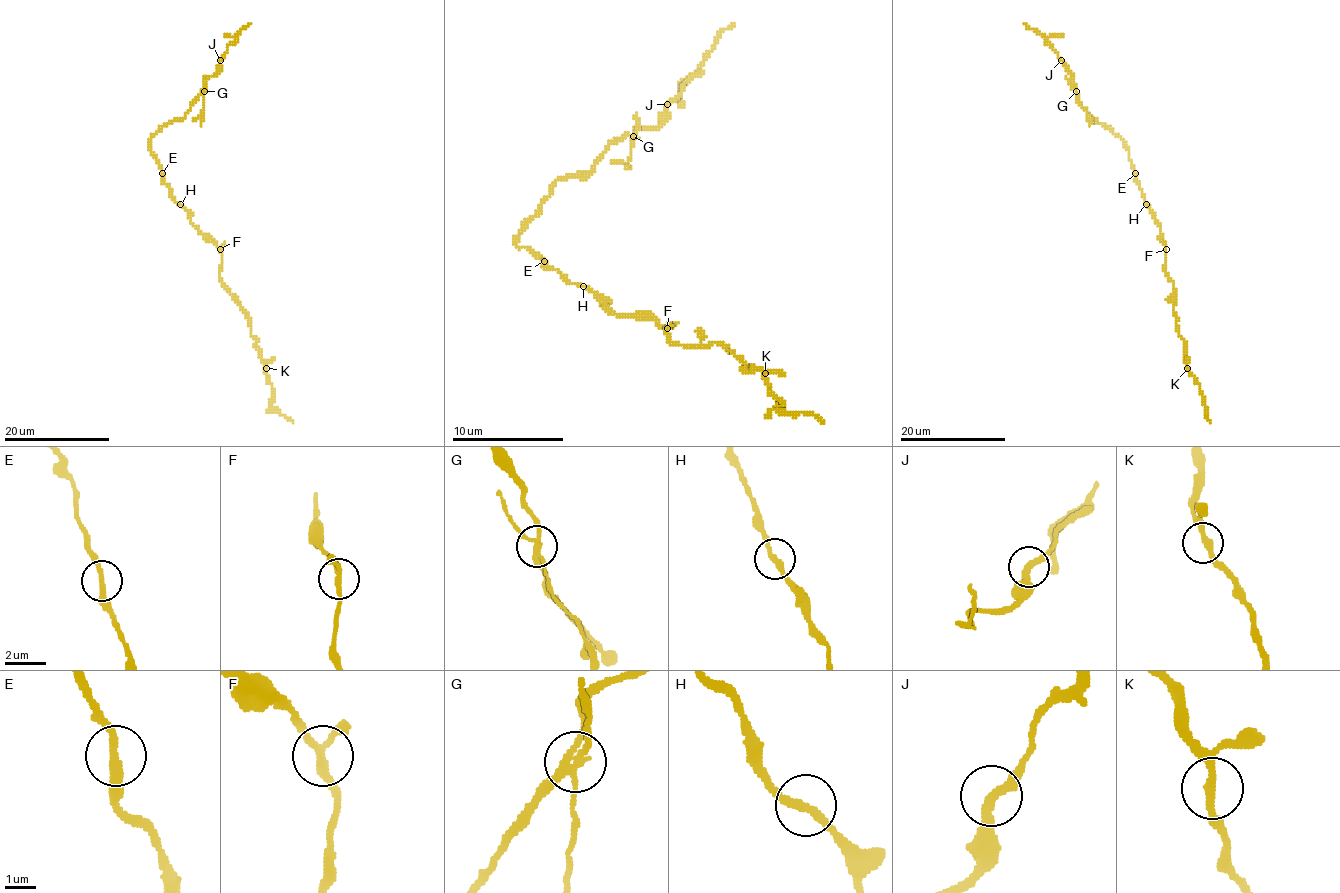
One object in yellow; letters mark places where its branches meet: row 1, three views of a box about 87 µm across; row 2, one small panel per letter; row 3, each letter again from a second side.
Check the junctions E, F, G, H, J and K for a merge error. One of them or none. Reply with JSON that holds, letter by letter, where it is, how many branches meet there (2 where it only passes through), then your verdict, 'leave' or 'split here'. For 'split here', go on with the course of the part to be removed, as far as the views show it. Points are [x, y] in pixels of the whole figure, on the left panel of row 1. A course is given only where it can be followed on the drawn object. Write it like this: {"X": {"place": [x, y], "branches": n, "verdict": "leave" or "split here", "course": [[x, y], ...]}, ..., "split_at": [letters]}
{"E": {"place": [162, 173], "branches": 2, "verdict": "leave"}, "F": {"place": [220, 249], "branches": 3, "verdict": "leave"}, "G": {"place": [204, 91], "branches": 4, "verdict": "split here", "course": [[204, 91], [201, 127]]}, "H": {"place": [180, 204], "branches": 2, "verdict": "leave"}, "J": {"place": [220, 60], "branches": 2, "verdict": "leave"}, "K": {"place": [266, 368], "branches": 3, "verdict": "leave"}, "split_at": ["G"]}

